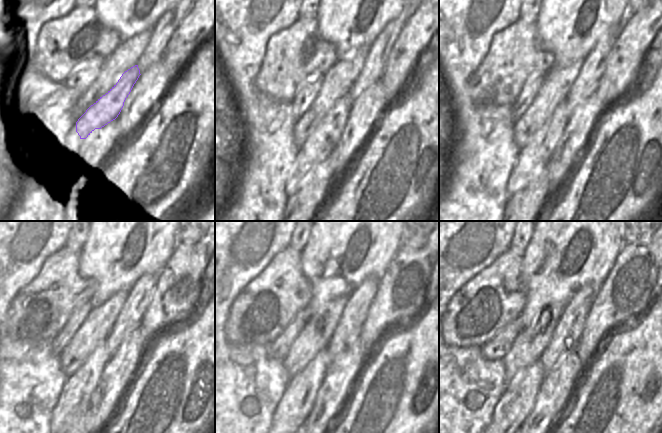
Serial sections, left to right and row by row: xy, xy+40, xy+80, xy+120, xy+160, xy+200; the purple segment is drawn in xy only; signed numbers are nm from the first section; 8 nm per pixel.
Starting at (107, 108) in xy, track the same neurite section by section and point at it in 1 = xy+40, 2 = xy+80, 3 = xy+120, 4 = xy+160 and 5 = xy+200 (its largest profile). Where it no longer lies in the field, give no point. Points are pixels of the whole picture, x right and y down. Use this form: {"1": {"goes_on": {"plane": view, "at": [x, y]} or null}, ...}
{"1": {"goes_on": {"plane": "xy+40", "at": [322, 140]}}, "2": {"goes_on": {"plane": "xy+80", "at": [532, 159]}}, "3": {"goes_on": {"plane": "xy+120", "at": [73, 401]}}, "4": {"goes_on": {"plane": "xy+160", "at": [296, 403]}}, "5": {"goes_on": {"plane": "xy+200", "at": [516, 403]}}}

